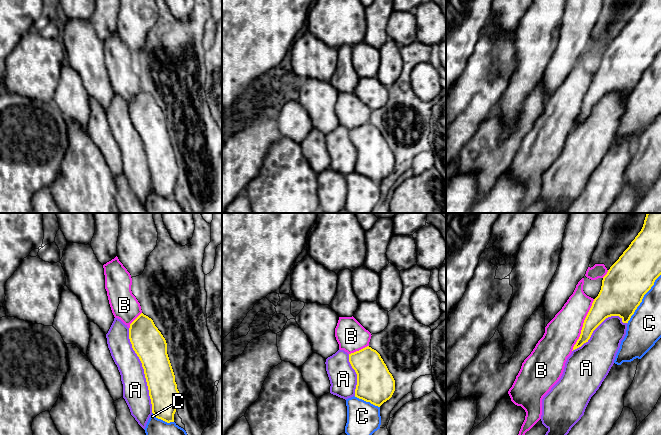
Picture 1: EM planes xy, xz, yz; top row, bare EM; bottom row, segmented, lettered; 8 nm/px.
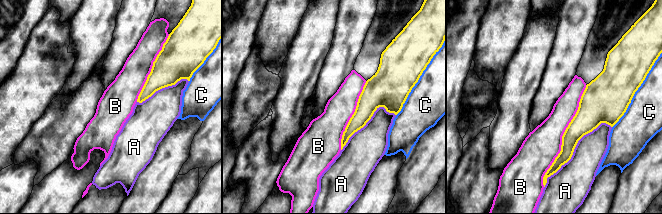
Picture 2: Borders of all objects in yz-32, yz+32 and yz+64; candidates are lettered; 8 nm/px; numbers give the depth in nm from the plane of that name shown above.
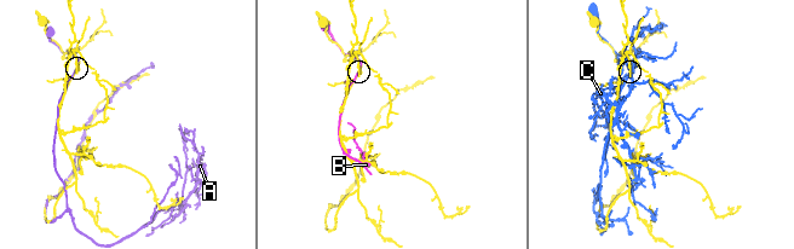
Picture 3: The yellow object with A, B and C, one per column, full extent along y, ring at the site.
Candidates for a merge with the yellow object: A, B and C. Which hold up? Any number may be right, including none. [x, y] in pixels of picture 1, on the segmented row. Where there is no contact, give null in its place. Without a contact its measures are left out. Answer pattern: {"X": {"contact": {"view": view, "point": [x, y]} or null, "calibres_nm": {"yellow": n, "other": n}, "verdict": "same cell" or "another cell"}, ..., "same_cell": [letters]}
{"A": {"contact": {"view": "xy", "point": [144, 370]}, "calibres_nm": {"yellow": 260, "other": 200}, "verdict": "another cell"}, "B": {"contact": {"view": "yz", "point": [583, 325]}, "calibres_nm": {"yellow": 200, "other": 280}, "verdict": "another cell"}, "C": {"contact": {"view": "yz", "point": [642, 298]}, "calibres_nm": {"yellow": 360, "other": 280}, "verdict": "another cell"}, "same_cell": []}

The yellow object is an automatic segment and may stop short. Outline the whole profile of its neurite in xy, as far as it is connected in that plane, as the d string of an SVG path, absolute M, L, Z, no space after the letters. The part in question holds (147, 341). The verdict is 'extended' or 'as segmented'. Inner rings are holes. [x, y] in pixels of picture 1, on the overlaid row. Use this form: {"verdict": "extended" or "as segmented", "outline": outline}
{"verdict": "as segmented", "outline": "M141 313L130 324L129 339L144 369L152 413L167 423L174 422L179 391L165 338L153 320Z"}

